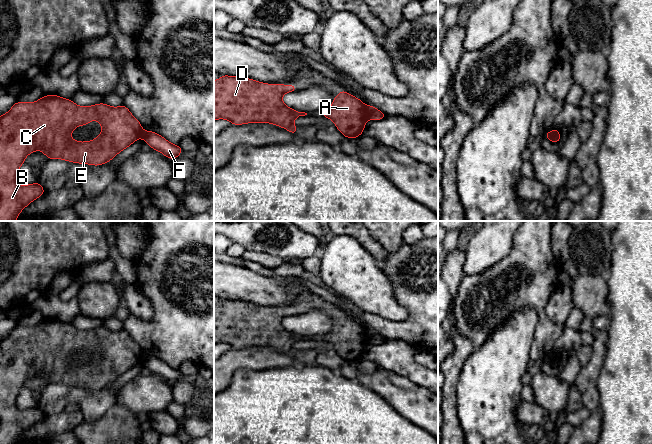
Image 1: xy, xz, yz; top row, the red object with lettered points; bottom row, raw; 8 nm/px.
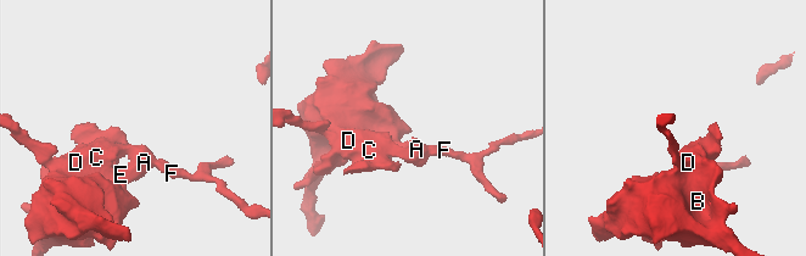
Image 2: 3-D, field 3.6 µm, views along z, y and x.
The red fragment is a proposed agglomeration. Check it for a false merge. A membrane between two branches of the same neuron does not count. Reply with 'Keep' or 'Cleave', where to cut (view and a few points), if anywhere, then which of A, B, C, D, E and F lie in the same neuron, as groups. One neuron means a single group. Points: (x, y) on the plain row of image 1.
Cleave. Split along xz (365, 330), (368, 342). Groups: A B C D E / F

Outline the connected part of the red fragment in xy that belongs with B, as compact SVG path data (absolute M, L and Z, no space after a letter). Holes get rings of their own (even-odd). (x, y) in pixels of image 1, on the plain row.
M44 319L32 327L16 325L6 338L0 340L0 444L16 444L26 430L46 416L39 406L24 410L17 407L17 396L30 377L40 373L50 384L98 390L108 387L142 359L141 347L124 328L112 331L99 327L82 331L58 319ZM94 342L102 349L101 358L89 366L71 363L76 351L87 349Z

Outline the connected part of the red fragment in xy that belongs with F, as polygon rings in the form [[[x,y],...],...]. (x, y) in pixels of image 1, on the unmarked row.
[[[143,355],[143,364],[154,374],[159,375],[169,383],[178,382],[184,375],[178,369],[174,369],[153,355]]]

